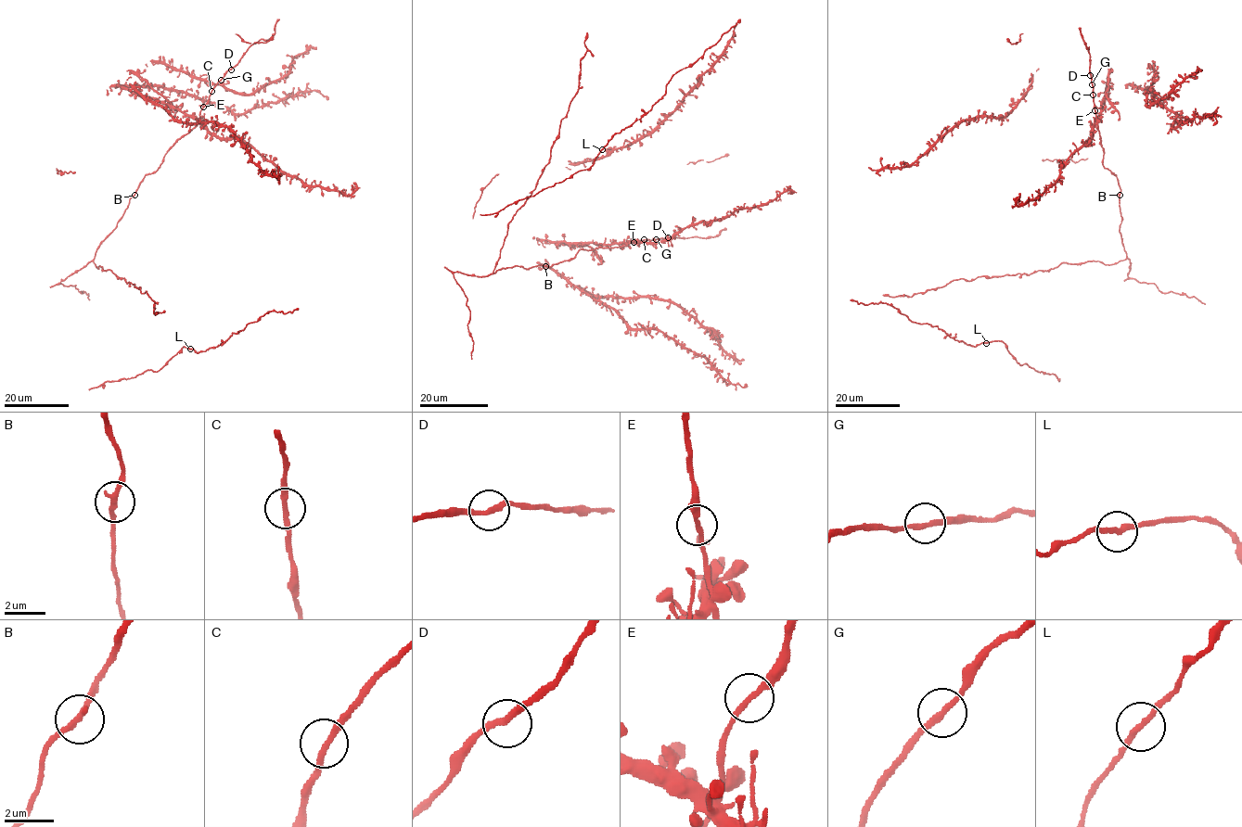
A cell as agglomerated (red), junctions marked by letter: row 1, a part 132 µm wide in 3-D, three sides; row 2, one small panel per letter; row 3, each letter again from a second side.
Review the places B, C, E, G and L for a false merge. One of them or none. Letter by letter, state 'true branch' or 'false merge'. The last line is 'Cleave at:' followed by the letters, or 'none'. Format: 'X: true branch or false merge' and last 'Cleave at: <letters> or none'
B: true branch
C: true branch
E: true branch
G: true branch
L: true branch
Cleave at: none

